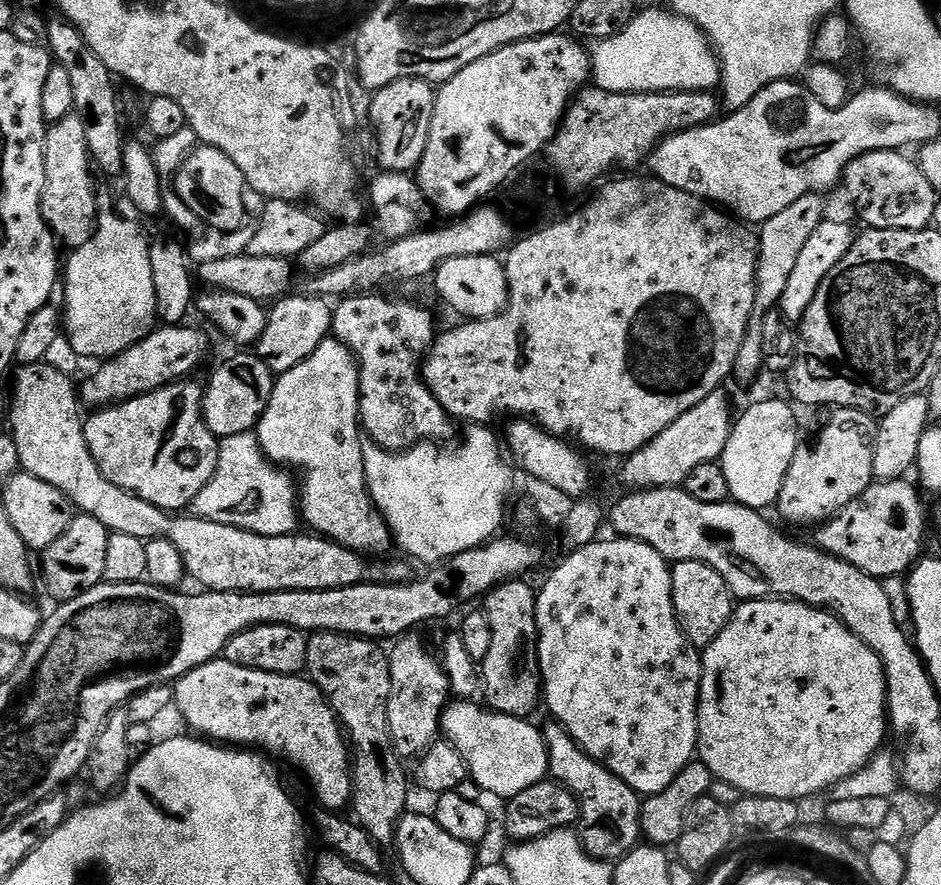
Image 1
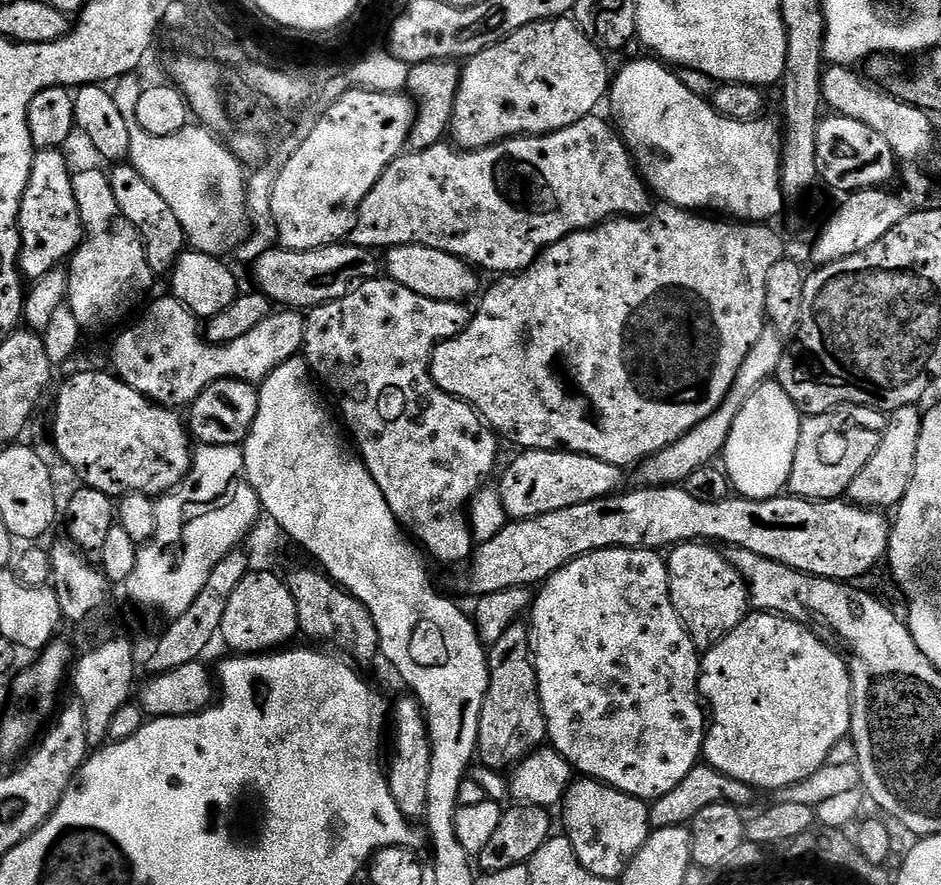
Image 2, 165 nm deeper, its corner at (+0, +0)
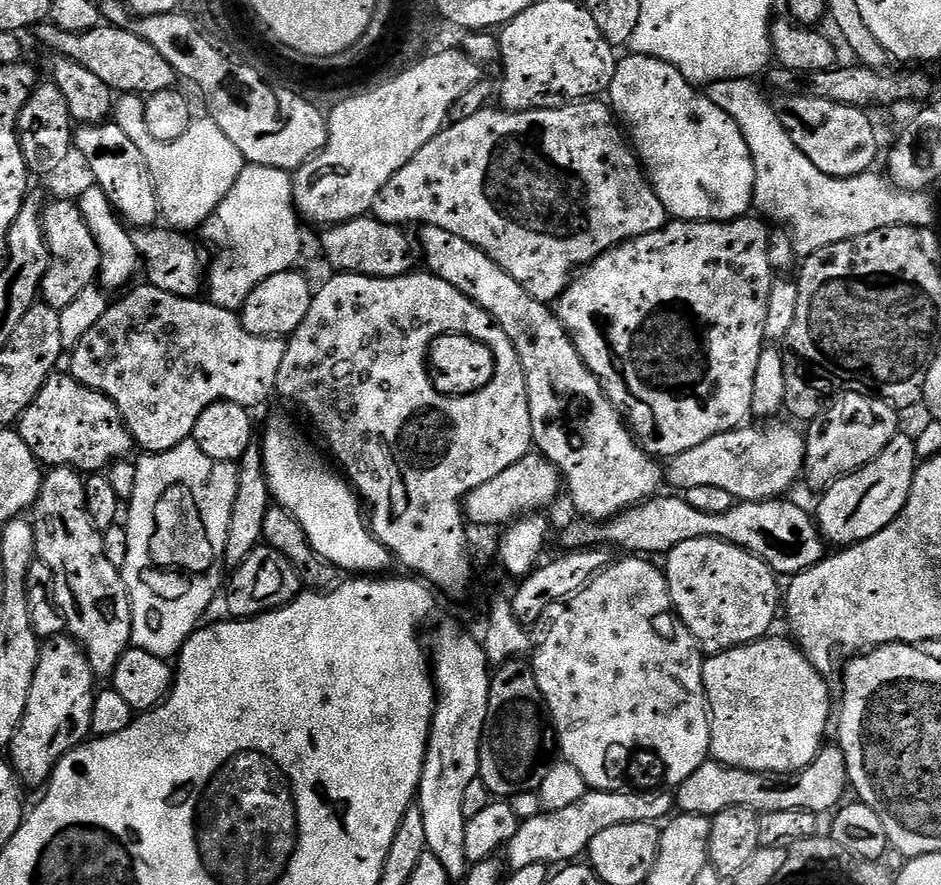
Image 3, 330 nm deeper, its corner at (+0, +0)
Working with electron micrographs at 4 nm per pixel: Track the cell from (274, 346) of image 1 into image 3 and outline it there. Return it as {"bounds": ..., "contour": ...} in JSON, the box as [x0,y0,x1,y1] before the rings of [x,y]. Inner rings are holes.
{"bounds":[70,282,284,453],"contour":[[[147,282],[141,284],[141,288],[133,287],[131,290],[128,290],[133,290],[133,292],[125,291],[123,293],[125,296],[121,300],[113,299],[108,305],[106,314],[102,314],[102,318],[98,318],[98,322],[94,322],[94,326],[90,326],[90,330],[86,330],[86,334],[82,334],[82,342],[78,342],[78,346],[71,349],[70,352],[70,356],[72,356],[70,375],[82,386],[106,394],[106,398],[110,398],[110,402],[114,402],[114,406],[118,406],[118,414],[122,414],[124,425],[127,426],[133,441],[139,447],[141,444],[145,453],[165,452],[174,446],[185,443],[191,437],[202,410],[206,410],[206,406],[210,406],[214,402],[229,400],[243,408],[256,410],[259,404],[266,403],[270,398],[273,399],[276,383],[278,382],[278,370],[282,367],[284,340],[275,340],[269,336],[250,334],[250,330],[246,330],[242,326],[239,315],[233,309],[223,308],[204,298],[166,294],[166,290],[158,290],[153,284]]]}

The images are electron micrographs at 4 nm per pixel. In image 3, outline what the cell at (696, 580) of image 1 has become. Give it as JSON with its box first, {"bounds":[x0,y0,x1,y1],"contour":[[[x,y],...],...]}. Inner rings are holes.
{"bounds":[662,538,782,654],"contour":[[[694,538],[690,542],[682,542],[682,546],[674,546],[666,554],[668,560],[662,564],[664,577],[668,579],[668,589],[672,599],[672,607],[676,615],[690,630],[690,634],[700,645],[705,654],[728,652],[743,644],[753,644],[756,640],[765,639],[776,620],[776,611],[782,608],[782,584],[779,584],[777,573],[771,566],[762,562],[754,554],[744,548],[734,546],[725,540],[710,538]]]}

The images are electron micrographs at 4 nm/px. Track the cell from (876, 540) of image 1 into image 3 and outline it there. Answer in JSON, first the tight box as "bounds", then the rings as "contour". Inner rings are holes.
{"bounds":[560,494,826,574],"contour":[[[657,494],[643,504],[635,504],[624,512],[618,512],[615,516],[603,522],[580,522],[584,524],[572,524],[564,533],[560,540],[565,545],[565,549],[591,548],[593,546],[611,546],[613,549],[621,548],[624,554],[652,554],[648,552],[660,552],[667,554],[674,550],[674,546],[682,546],[682,542],[690,542],[694,538],[718,538],[730,542],[734,546],[744,548],[750,554],[762,558],[771,566],[772,571],[777,574],[795,574],[805,572],[807,568],[813,568],[819,560],[825,559],[826,541],[820,534],[820,525],[816,523],[813,513],[804,508],[799,508],[796,504],[791,504],[788,498],[777,498],[775,500],[746,500],[733,503],[730,510],[723,514],[705,514],[703,510],[694,510],[690,502],[683,495],[668,494],[664,496]]]}

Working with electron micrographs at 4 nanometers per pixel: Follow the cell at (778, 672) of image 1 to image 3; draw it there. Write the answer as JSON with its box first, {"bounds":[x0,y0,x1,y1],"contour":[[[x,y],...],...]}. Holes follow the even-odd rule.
{"bounds":[704,638,834,774],"contour":[[[765,638],[756,640],[753,644],[743,644],[737,648],[732,648],[728,652],[717,652],[709,655],[704,661],[704,689],[708,695],[708,710],[712,718],[712,751],[711,759],[719,764],[725,764],[738,770],[750,770],[751,772],[763,772],[765,774],[791,774],[800,772],[803,768],[808,768],[810,762],[819,754],[821,748],[825,747],[824,731],[828,728],[828,719],[834,716],[834,700],[828,693],[828,684],[825,673],[820,672],[815,666],[804,657],[803,652],[791,639],[772,640]]]}

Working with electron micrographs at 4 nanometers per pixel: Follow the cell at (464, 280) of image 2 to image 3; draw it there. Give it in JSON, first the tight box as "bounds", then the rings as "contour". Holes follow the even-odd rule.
{"bounds":[320,215,413,278],"contour":[[[371,215],[359,216],[344,224],[334,224],[323,229],[320,248],[333,264],[337,273],[349,272],[355,276],[398,278],[413,271],[412,256],[408,253],[408,236],[403,227],[387,224]]]}

